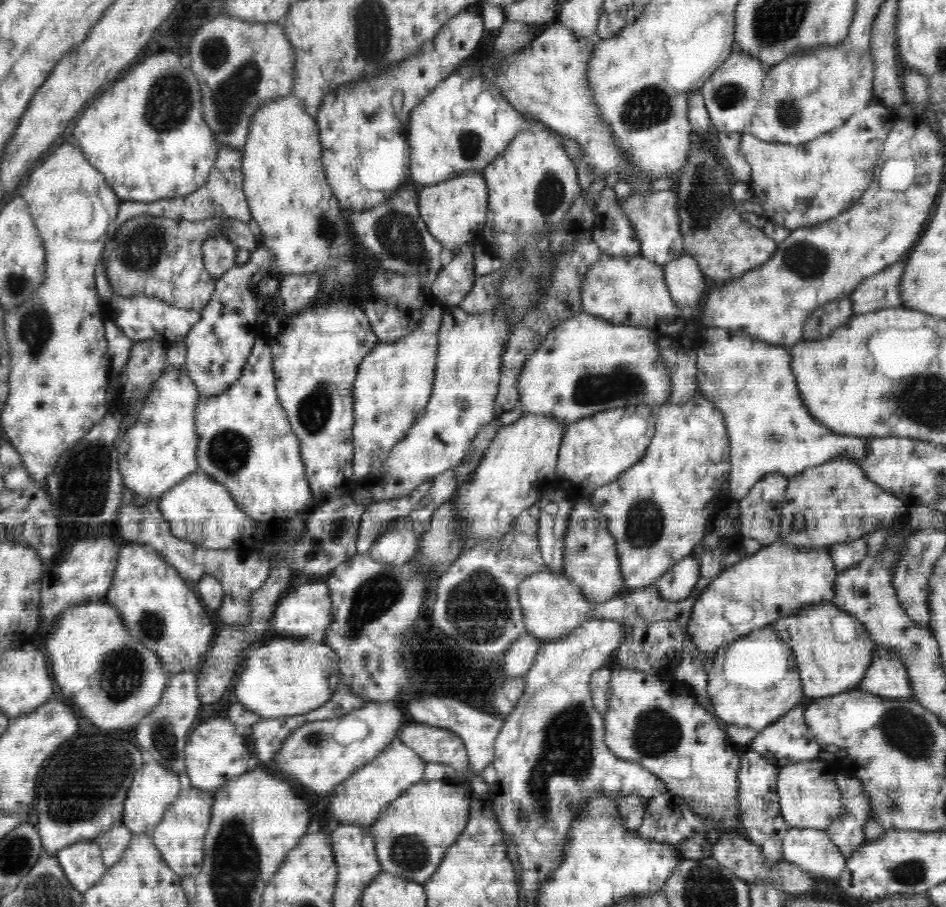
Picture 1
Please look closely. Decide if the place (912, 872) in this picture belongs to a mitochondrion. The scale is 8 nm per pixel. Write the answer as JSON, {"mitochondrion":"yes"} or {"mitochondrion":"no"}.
{"mitochondrion":"yes"}

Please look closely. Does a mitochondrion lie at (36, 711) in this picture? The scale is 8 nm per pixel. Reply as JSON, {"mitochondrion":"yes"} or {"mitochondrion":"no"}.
{"mitochondrion":"no"}

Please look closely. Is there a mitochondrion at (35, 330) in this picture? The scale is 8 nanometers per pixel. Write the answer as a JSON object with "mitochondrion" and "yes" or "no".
{"mitochondrion":"yes"}

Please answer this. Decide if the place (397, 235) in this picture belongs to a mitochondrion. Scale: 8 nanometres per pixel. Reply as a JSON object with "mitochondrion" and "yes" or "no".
{"mitochondrion":"yes"}

